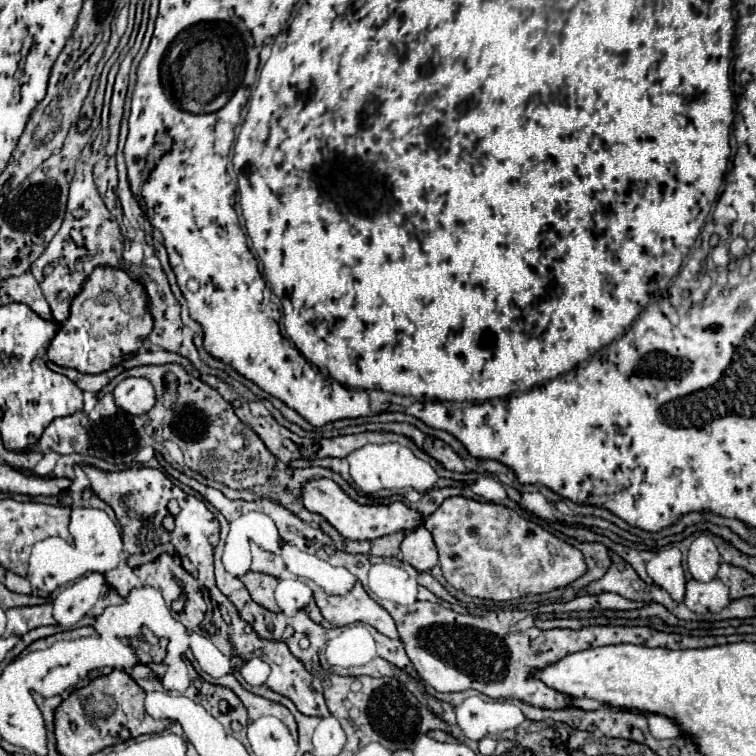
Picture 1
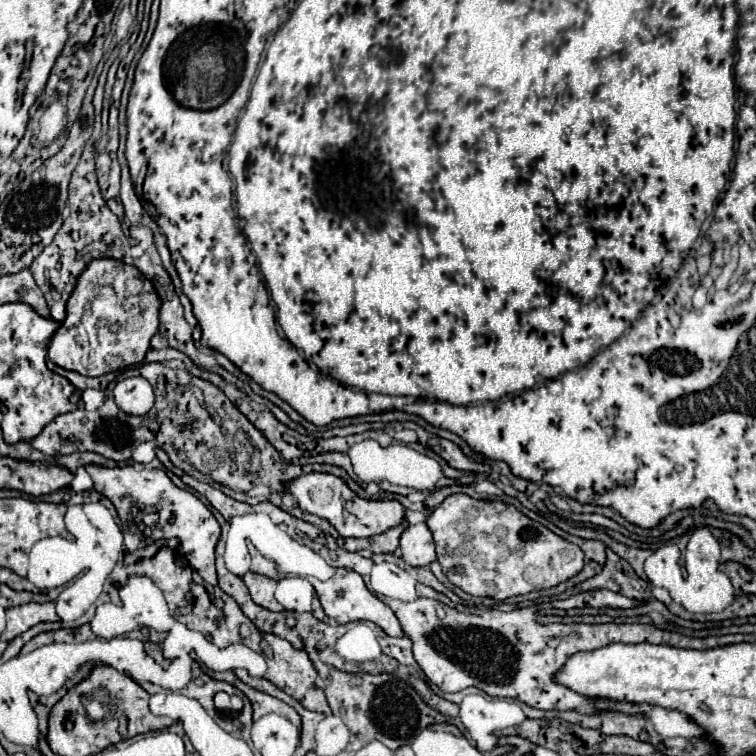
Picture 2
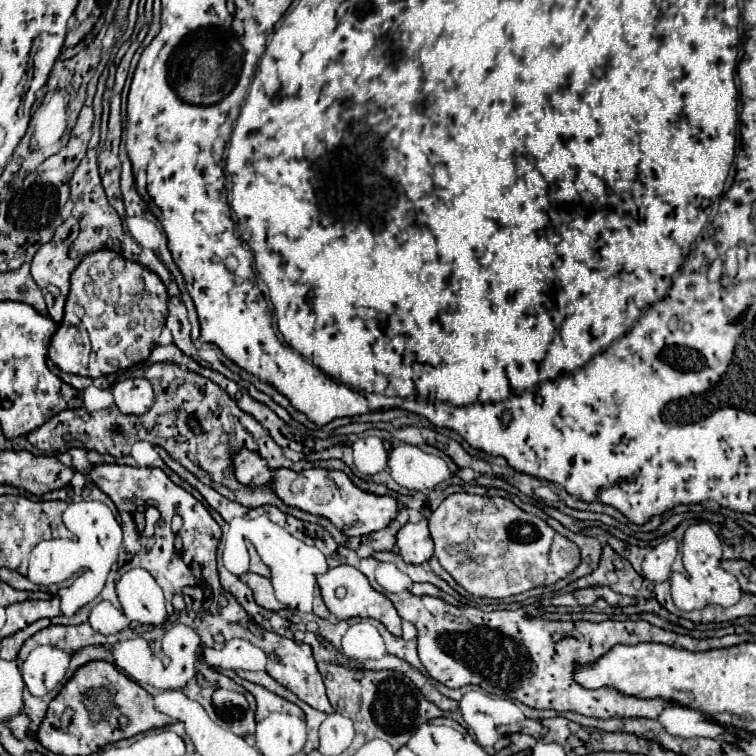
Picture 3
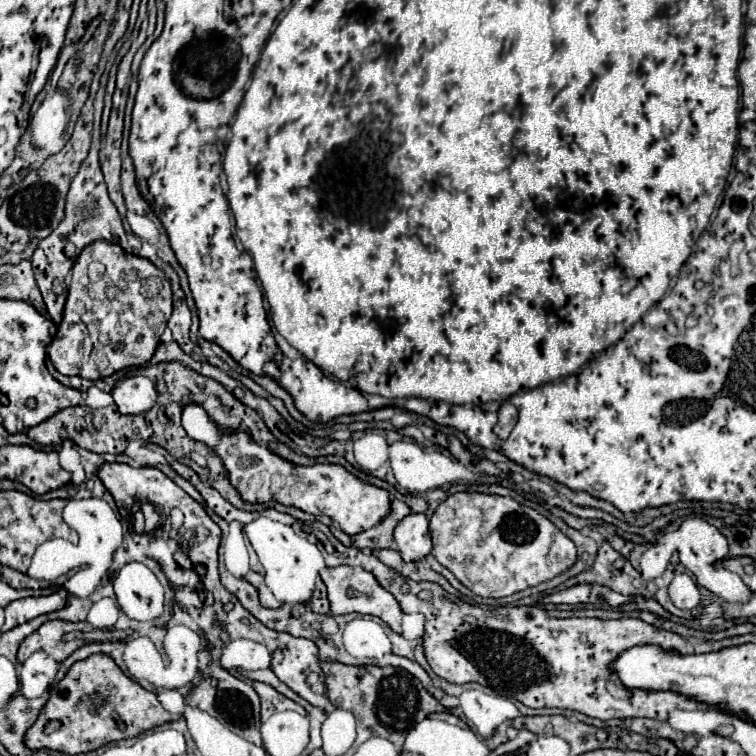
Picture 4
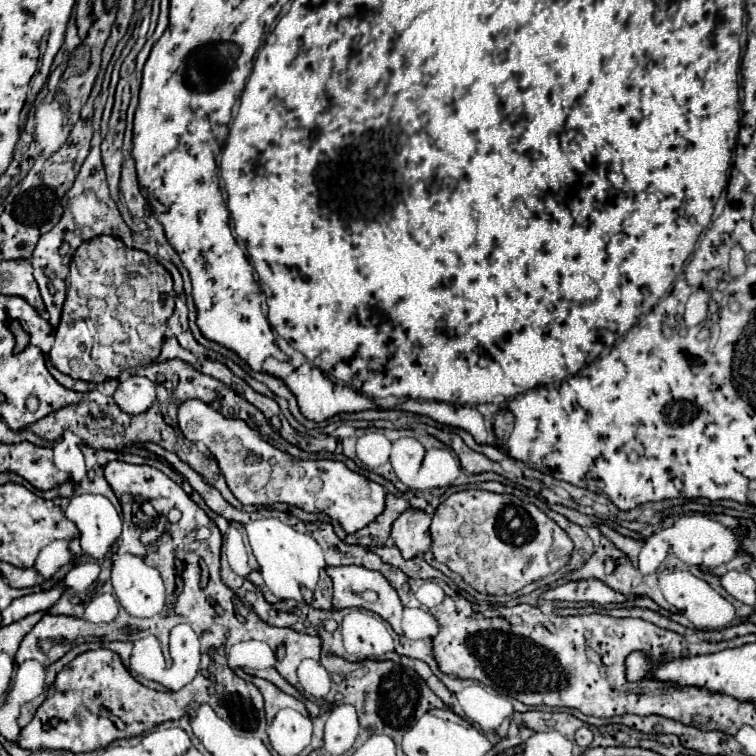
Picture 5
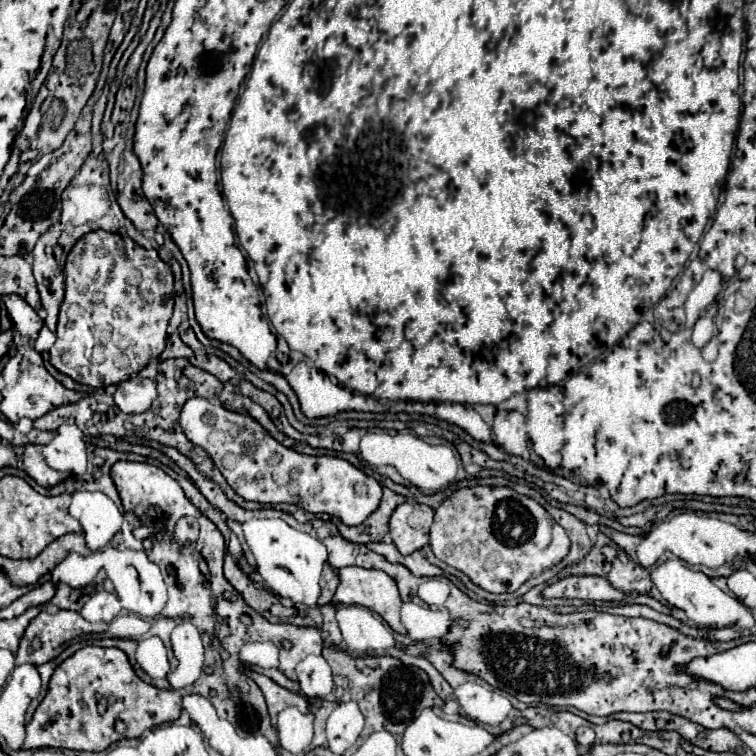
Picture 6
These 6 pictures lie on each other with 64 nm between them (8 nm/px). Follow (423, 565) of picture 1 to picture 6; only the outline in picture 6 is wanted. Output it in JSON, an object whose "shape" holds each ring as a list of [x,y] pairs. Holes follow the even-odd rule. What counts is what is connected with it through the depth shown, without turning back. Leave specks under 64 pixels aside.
{"shape":[[[404,502],[390,518],[390,536],[396,548],[406,556],[428,544],[428,530],[434,510],[424,504]]]}

